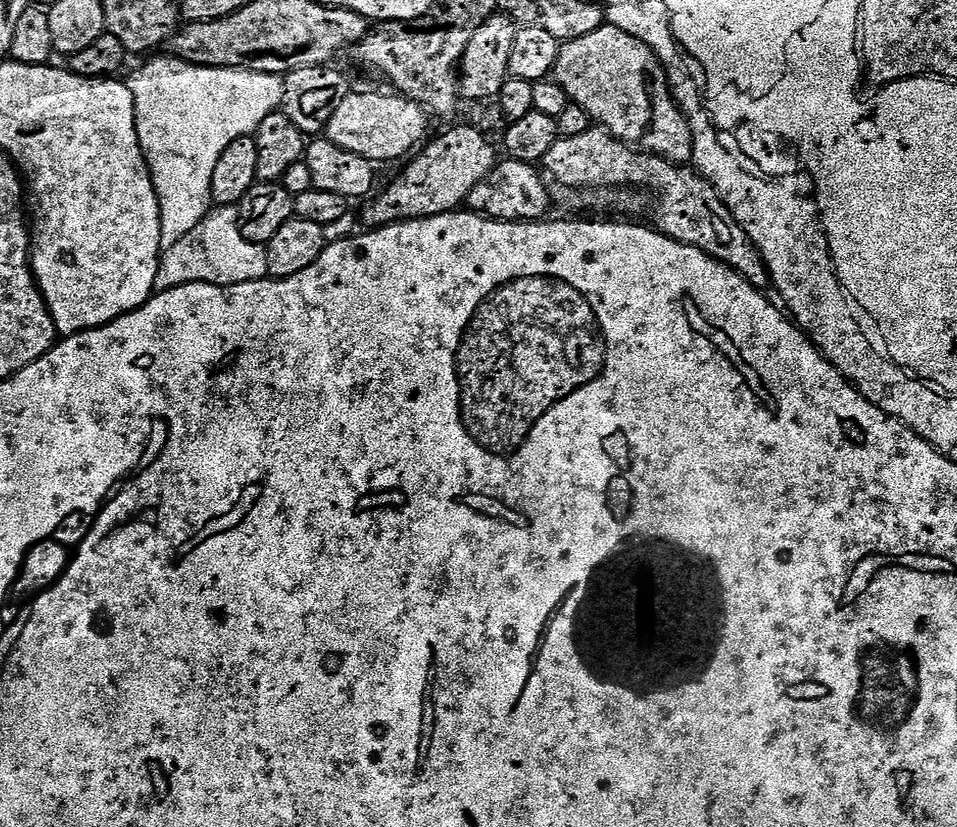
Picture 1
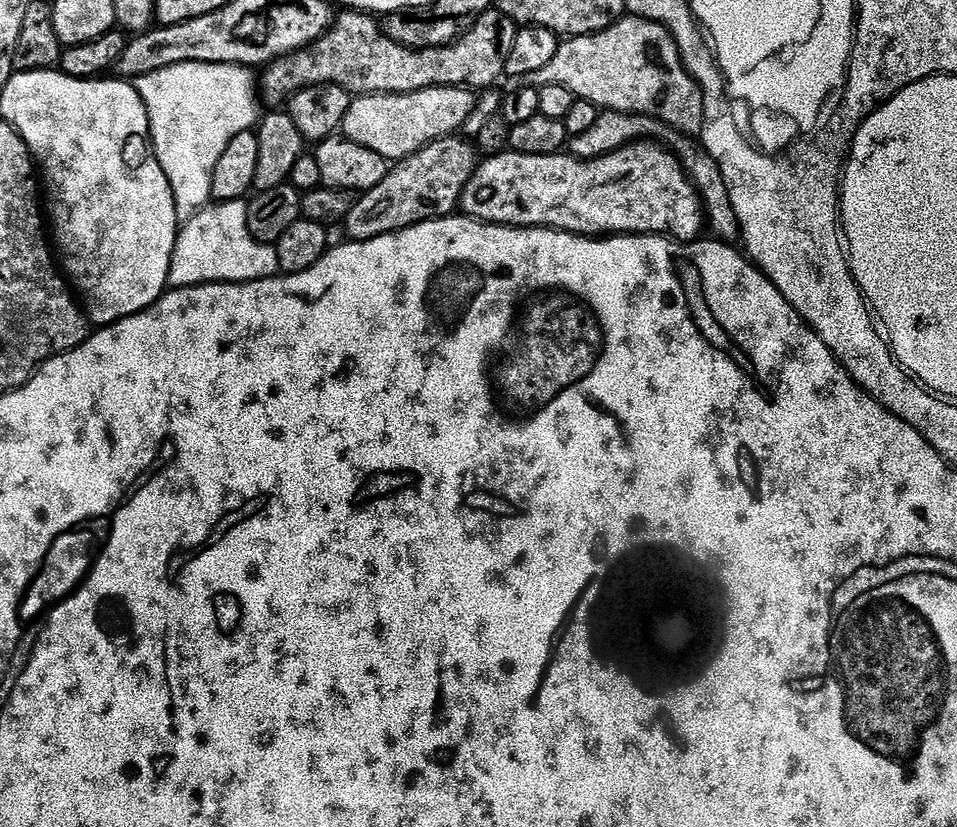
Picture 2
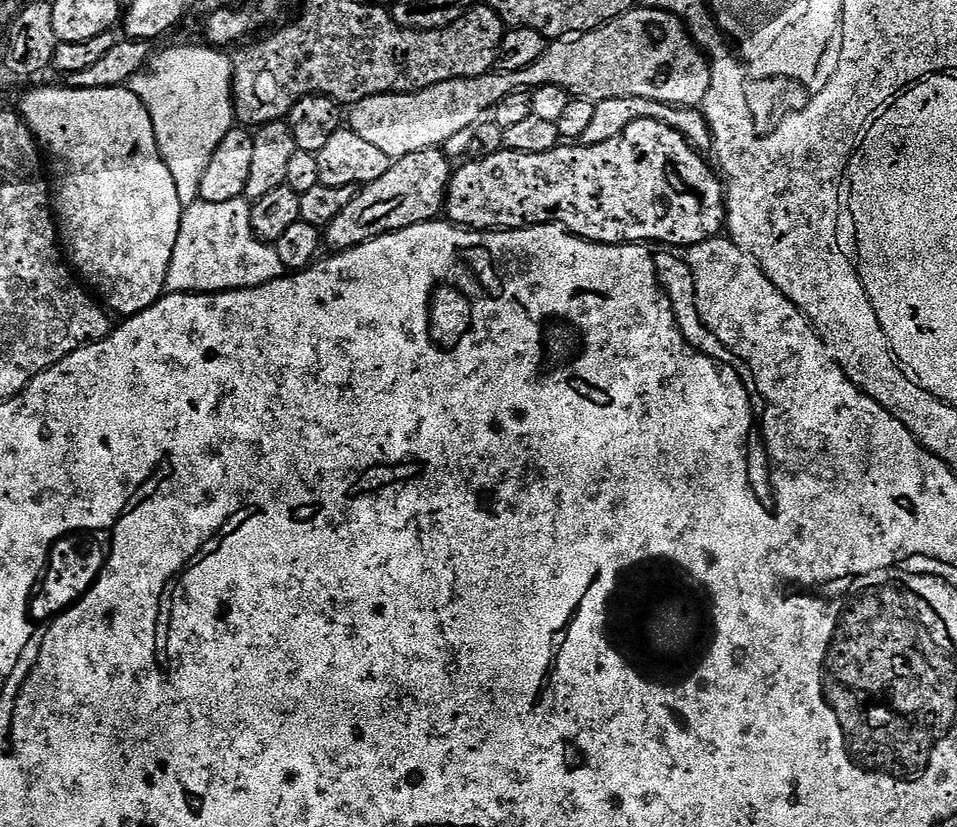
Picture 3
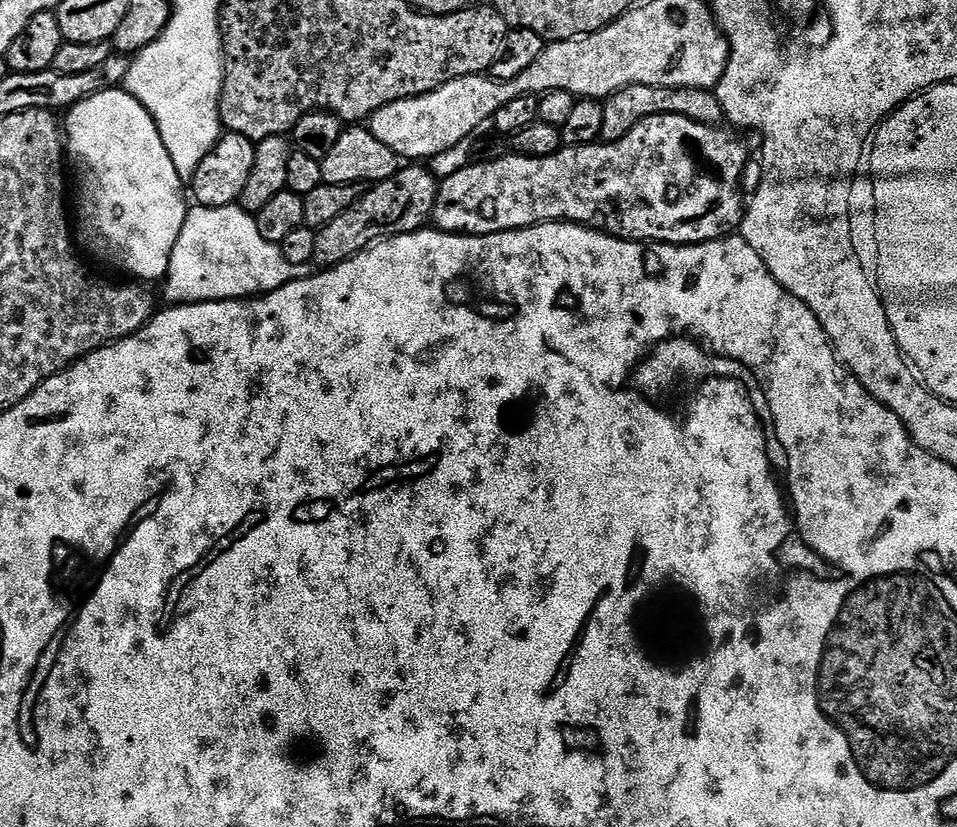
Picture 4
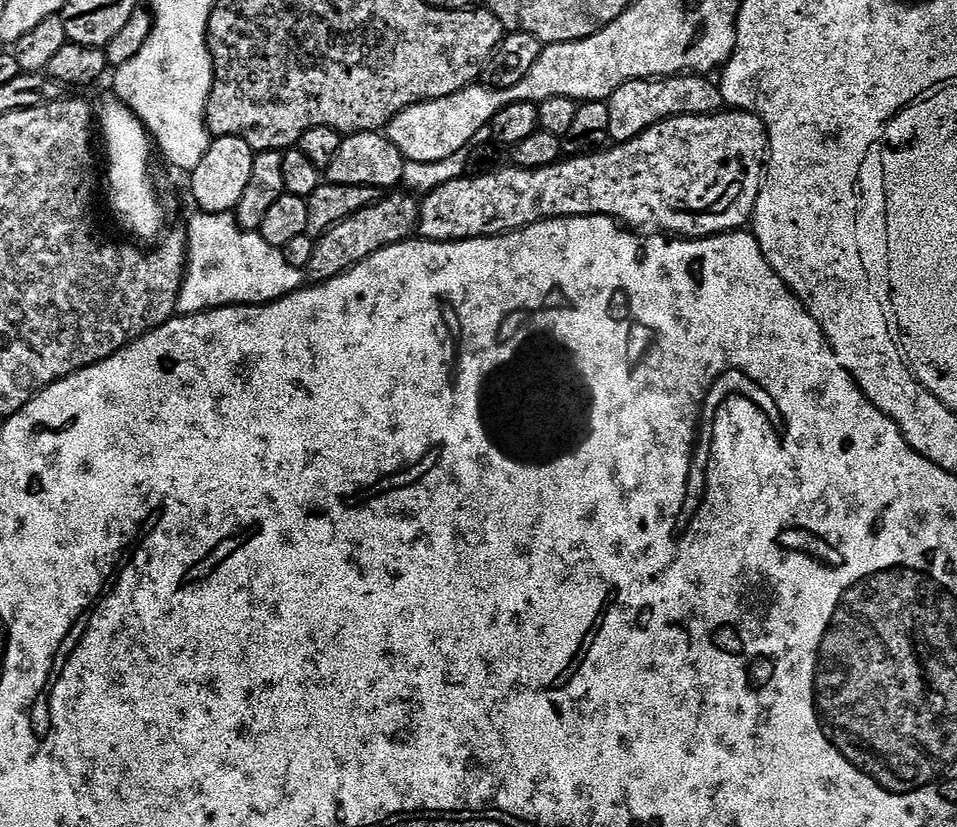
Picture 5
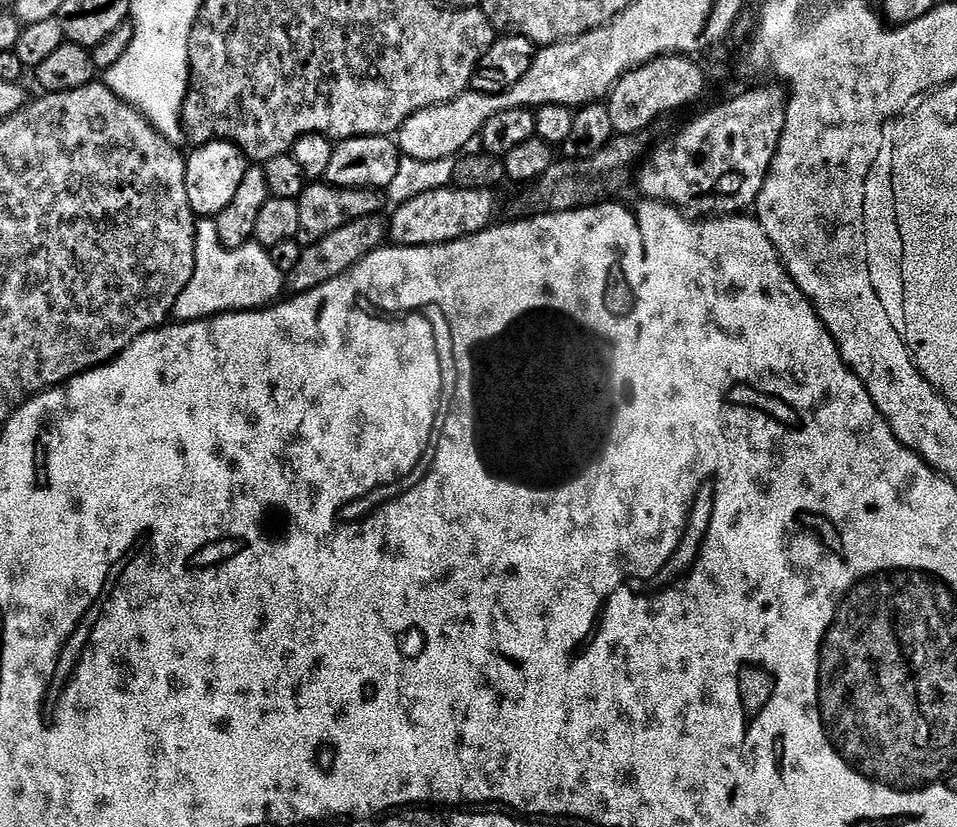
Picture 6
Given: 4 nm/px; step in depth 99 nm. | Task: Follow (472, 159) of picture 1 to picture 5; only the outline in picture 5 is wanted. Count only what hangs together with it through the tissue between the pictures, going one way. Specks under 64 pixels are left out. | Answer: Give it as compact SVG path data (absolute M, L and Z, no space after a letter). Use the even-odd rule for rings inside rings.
M392 190L368 208L358 210L349 220L335 224L316 240L314 254L310 254L310 262L306 276L312 284L325 284L327 280L341 276L356 264L361 264L378 250L401 244L417 231L416 222L420 217L420 200L404 190Z

